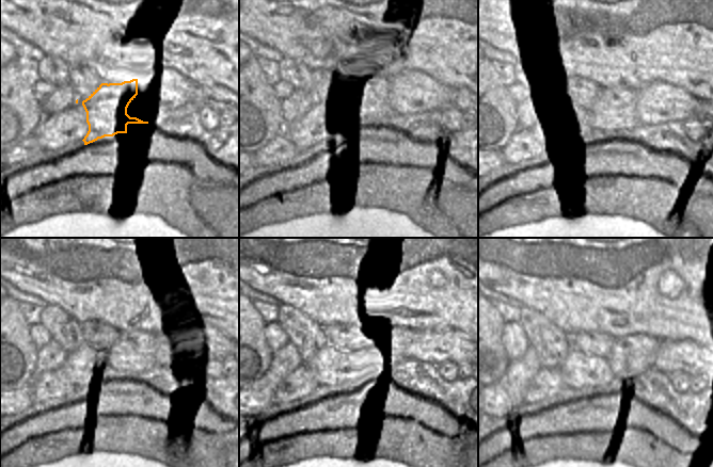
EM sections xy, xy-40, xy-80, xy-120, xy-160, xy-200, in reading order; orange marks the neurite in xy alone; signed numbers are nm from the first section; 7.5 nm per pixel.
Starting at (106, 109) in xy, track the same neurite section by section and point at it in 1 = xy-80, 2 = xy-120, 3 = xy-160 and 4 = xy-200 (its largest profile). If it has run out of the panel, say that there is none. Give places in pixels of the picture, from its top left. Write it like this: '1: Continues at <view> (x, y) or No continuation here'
1: Continues at xy-80 (613, 114)
2: Continues at xy-120 (135, 352)
3: Continues at xy-160 (379, 355)
4: Continues at xy-200 (631, 355)

